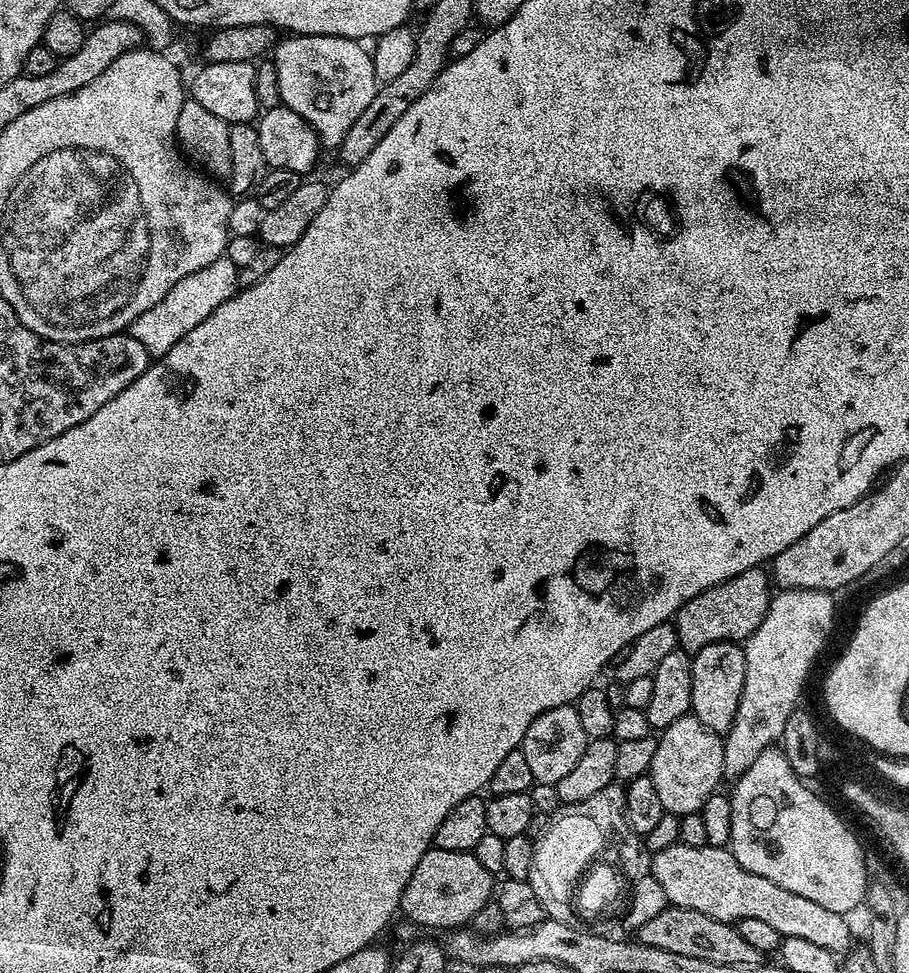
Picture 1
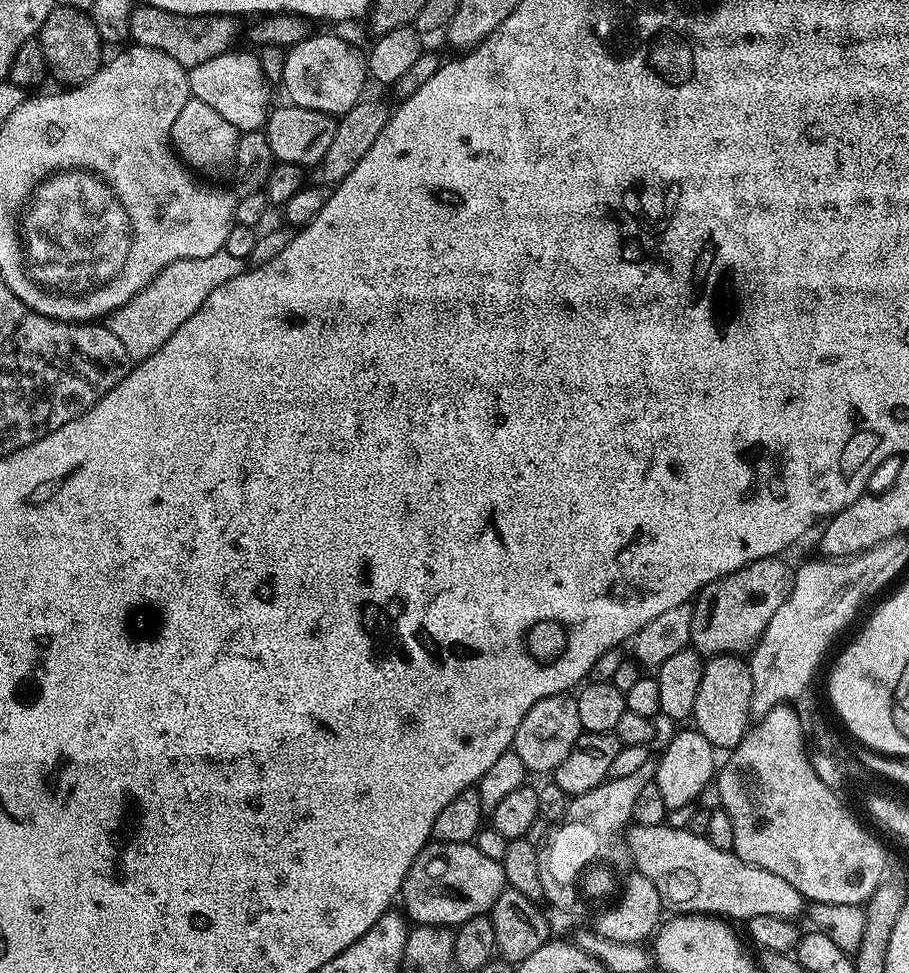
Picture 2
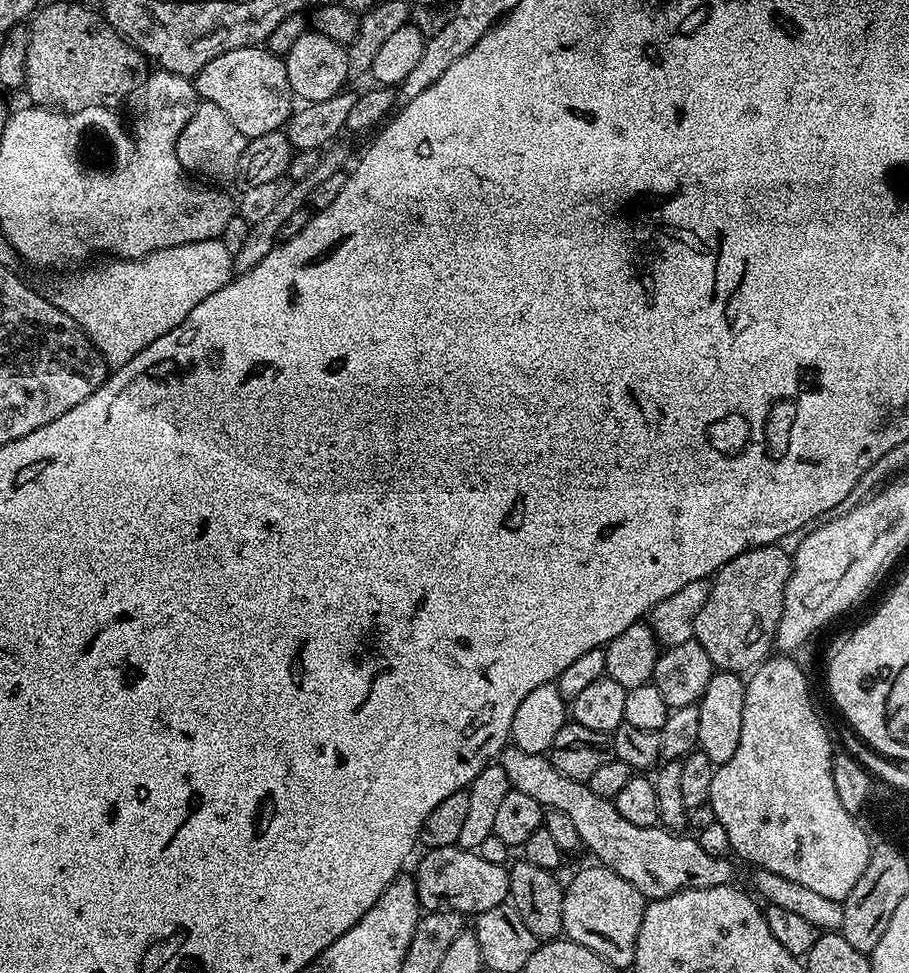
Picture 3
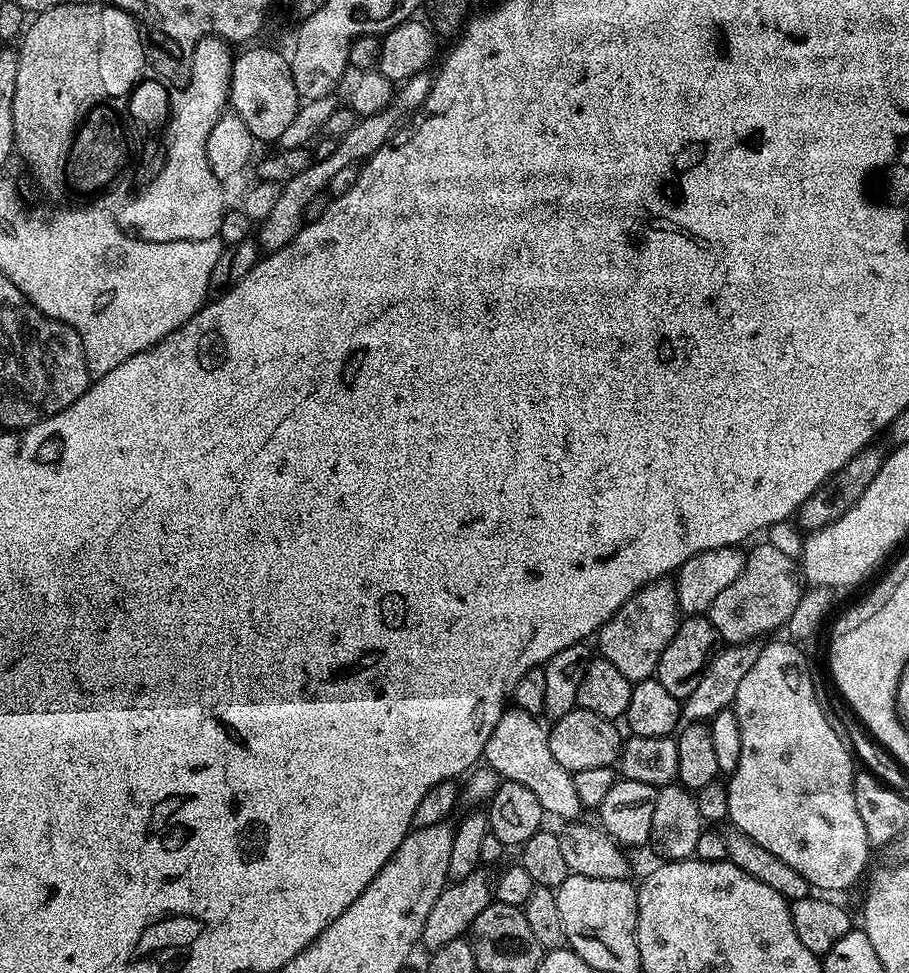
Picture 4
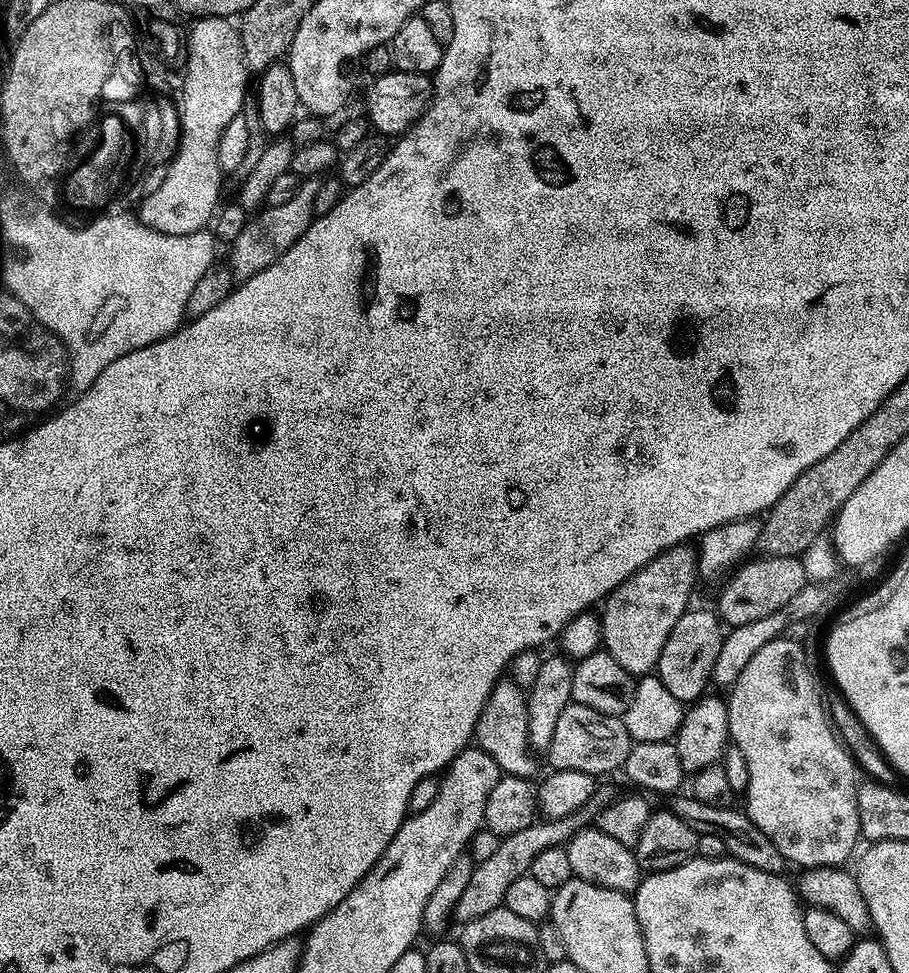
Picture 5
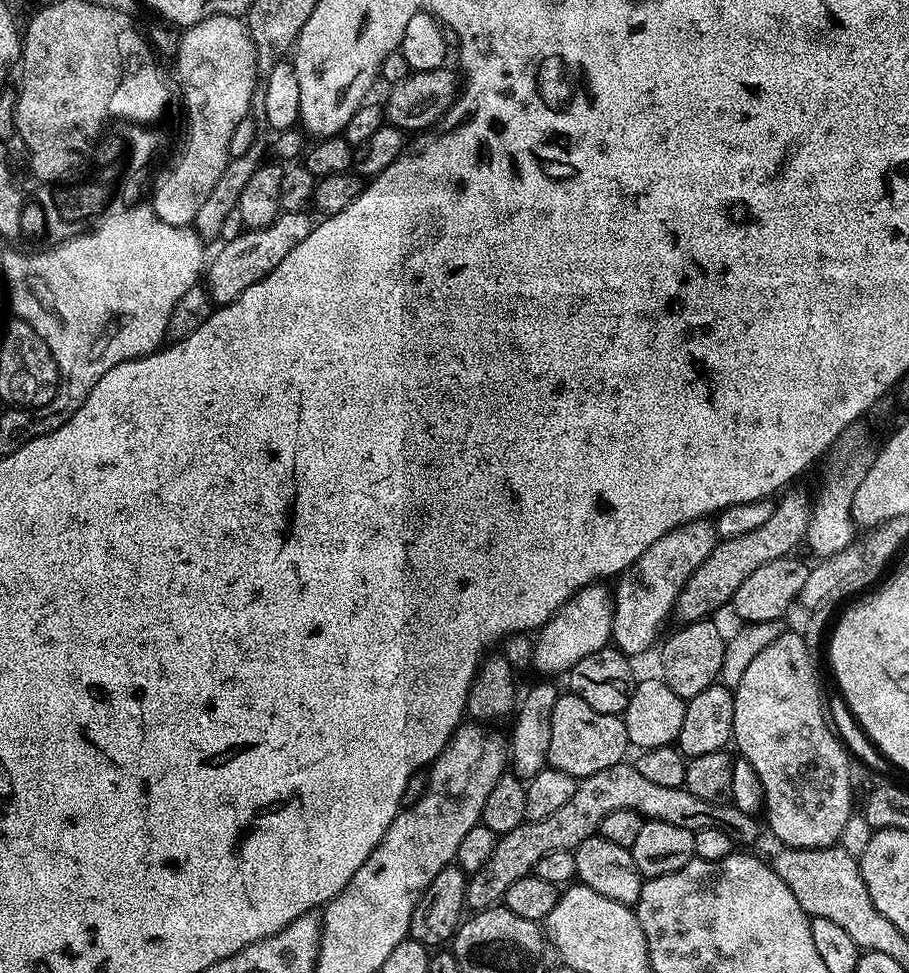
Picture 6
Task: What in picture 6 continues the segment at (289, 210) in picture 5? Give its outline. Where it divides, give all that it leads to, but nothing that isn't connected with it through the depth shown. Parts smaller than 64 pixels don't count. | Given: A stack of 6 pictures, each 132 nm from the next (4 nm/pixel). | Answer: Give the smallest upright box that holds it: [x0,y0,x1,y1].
[206,211,314,306]

